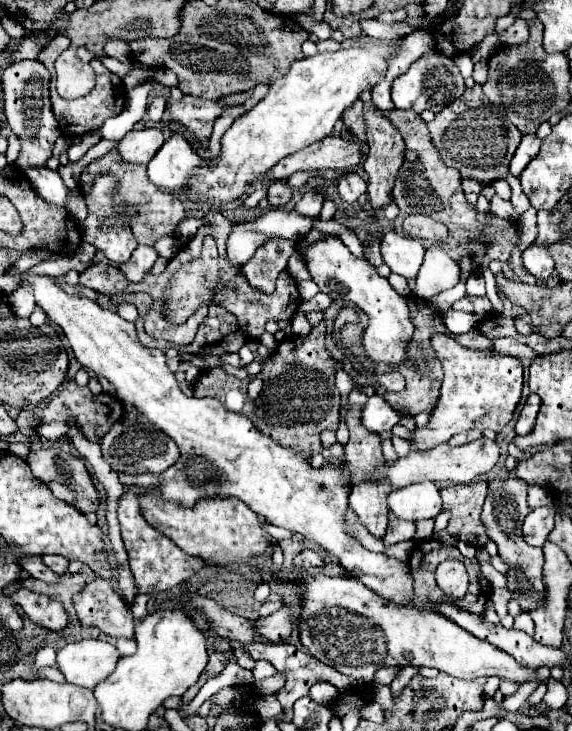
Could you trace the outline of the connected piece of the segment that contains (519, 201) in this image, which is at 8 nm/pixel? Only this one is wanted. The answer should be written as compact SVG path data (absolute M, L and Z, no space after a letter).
M507 174L505 176L505 180L509 182L509 186L511 186L511 202L517 210L517 214L521 216L531 204L529 204L529 198L523 194L523 190L521 190L521 184L519 184L519 178L517 176L513 176L513 174Z

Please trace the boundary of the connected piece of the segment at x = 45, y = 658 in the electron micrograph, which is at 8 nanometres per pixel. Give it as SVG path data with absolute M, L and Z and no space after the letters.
M41 648L41 650L37 652L35 666L37 666L37 668L43 668L43 666L55 666L55 652L53 652L53 648Z

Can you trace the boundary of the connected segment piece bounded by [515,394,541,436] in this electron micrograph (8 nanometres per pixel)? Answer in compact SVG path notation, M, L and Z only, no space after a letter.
M529 394L529 398L527 398L523 410L521 410L521 416L519 416L517 424L515 424L515 432L517 434L525 436L525 434L531 432L531 428L535 424L535 418L537 418L537 412L539 412L539 406L541 406L539 396L537 394Z

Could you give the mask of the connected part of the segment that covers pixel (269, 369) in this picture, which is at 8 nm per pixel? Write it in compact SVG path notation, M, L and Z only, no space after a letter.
M319 322L313 326L309 336L293 336L297 338L293 342L283 340L277 350L263 362L263 372L259 378L265 380L265 388L257 402L247 398L249 380L239 380L227 374L223 368L211 368L199 374L199 394L221 400L231 410L249 418L259 430L263 430L265 436L273 438L277 444L295 448L295 452L311 458L323 450L321 432L337 432L339 428L341 396L335 386L335 372L339 362L327 352L325 334L327 326L325 322Z

